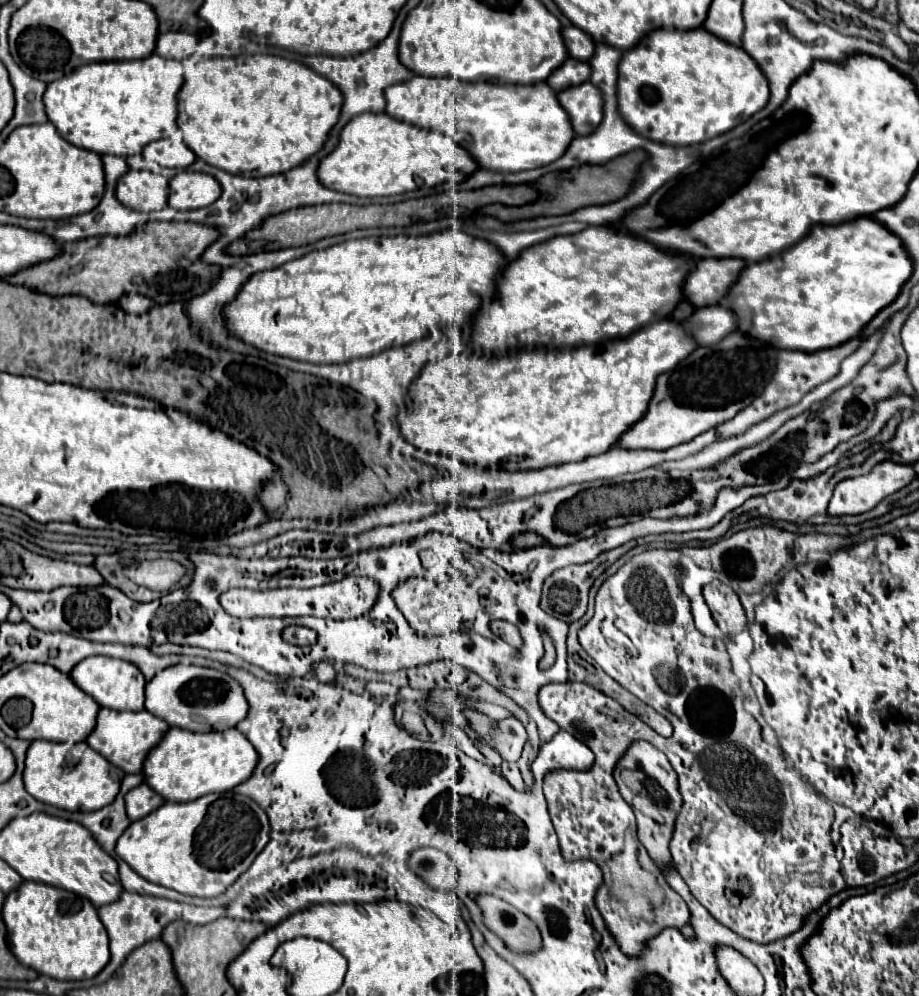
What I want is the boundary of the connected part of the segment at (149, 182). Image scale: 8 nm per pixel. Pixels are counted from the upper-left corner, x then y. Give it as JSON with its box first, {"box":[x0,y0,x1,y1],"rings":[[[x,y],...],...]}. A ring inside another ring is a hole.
{"box":[117,170,169,212],"rings":[[[129,170],[117,182],[117,200],[137,212],[153,212],[167,206],[169,178],[147,170]]]}

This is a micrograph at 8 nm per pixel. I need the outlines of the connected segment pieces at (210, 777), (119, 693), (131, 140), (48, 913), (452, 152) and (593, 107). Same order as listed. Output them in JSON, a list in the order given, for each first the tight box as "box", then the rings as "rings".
[{"box":[143,728,257,802],"rings":[[[169,728],[143,760],[145,784],[169,802],[191,802],[211,792],[227,792],[249,778],[257,764],[253,744],[239,730],[189,732]]]},{"box":[71,656,145,710],"rings":[[[89,656],[71,670],[71,678],[99,706],[113,708],[113,710],[141,710],[143,708],[145,678],[141,670],[127,660],[109,658],[109,656]]]},{"box":[43,54,183,156],"rings":[[[151,54],[143,60],[127,60],[127,62],[93,62],[79,66],[65,78],[53,80],[47,84],[43,94],[45,114],[49,122],[57,128],[61,138],[71,142],[73,146],[97,152],[97,154],[113,154],[113,156],[133,156],[141,154],[143,146],[157,140],[169,138],[177,130],[177,92],[183,84],[183,66],[177,60],[165,60],[157,54]]]},{"box":[3,882,109,980],"rings":[[[23,882],[3,904],[3,922],[7,926],[9,950],[23,964],[55,980],[93,978],[109,962],[109,938],[97,908],[73,892],[45,886],[41,882]]]},{"box":[317,112,479,198],"rings":[[[369,112],[369,114],[355,116],[347,122],[347,126],[341,130],[339,144],[335,146],[335,150],[319,162],[317,178],[323,186],[327,186],[331,190],[361,196],[361,198],[373,198],[373,196],[393,196],[393,194],[401,194],[401,192],[415,190],[415,188],[421,188],[421,186],[431,188],[431,186],[443,184],[445,180],[463,182],[477,168],[479,166],[469,156],[469,152],[465,152],[461,148],[461,144],[457,144],[453,140],[447,140],[441,132],[429,132],[429,130],[393,120],[387,114]]]},{"box":[557,82,603,136],"rings":[[[591,82],[561,90],[561,94],[557,94],[557,100],[567,110],[571,126],[579,136],[589,134],[599,126],[603,118],[603,98]]]}]

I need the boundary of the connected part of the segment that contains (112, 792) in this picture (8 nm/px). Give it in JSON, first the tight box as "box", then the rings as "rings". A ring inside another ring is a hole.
{"box":[23,740,125,812],"rings":[[[33,740],[27,750],[23,770],[25,790],[35,800],[69,812],[93,812],[101,806],[107,806],[117,796],[123,776],[125,774],[121,768],[107,762],[85,742],[65,746],[47,740]]]}

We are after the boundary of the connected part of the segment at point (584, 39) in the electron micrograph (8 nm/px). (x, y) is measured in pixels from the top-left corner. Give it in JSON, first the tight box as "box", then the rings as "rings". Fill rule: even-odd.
{"box":[563,26,595,62],"rings":[[[569,26],[563,30],[563,40],[565,40],[565,46],[569,50],[569,56],[573,56],[581,62],[587,62],[593,56],[595,44],[587,32],[583,32],[575,26]]]}

